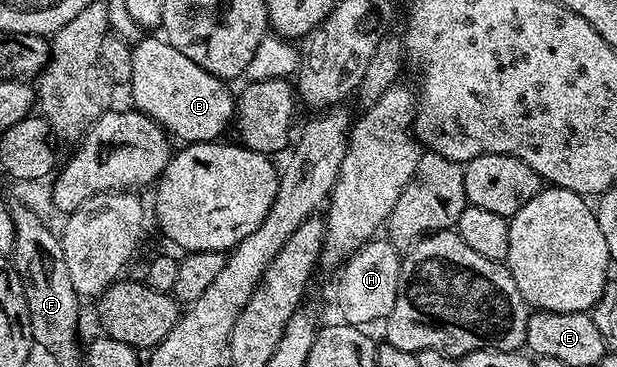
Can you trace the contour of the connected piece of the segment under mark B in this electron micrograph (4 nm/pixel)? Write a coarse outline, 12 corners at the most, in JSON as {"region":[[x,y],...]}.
{"region":[[166,38],[132,46],[134,110],[222,140],[236,96]]}

